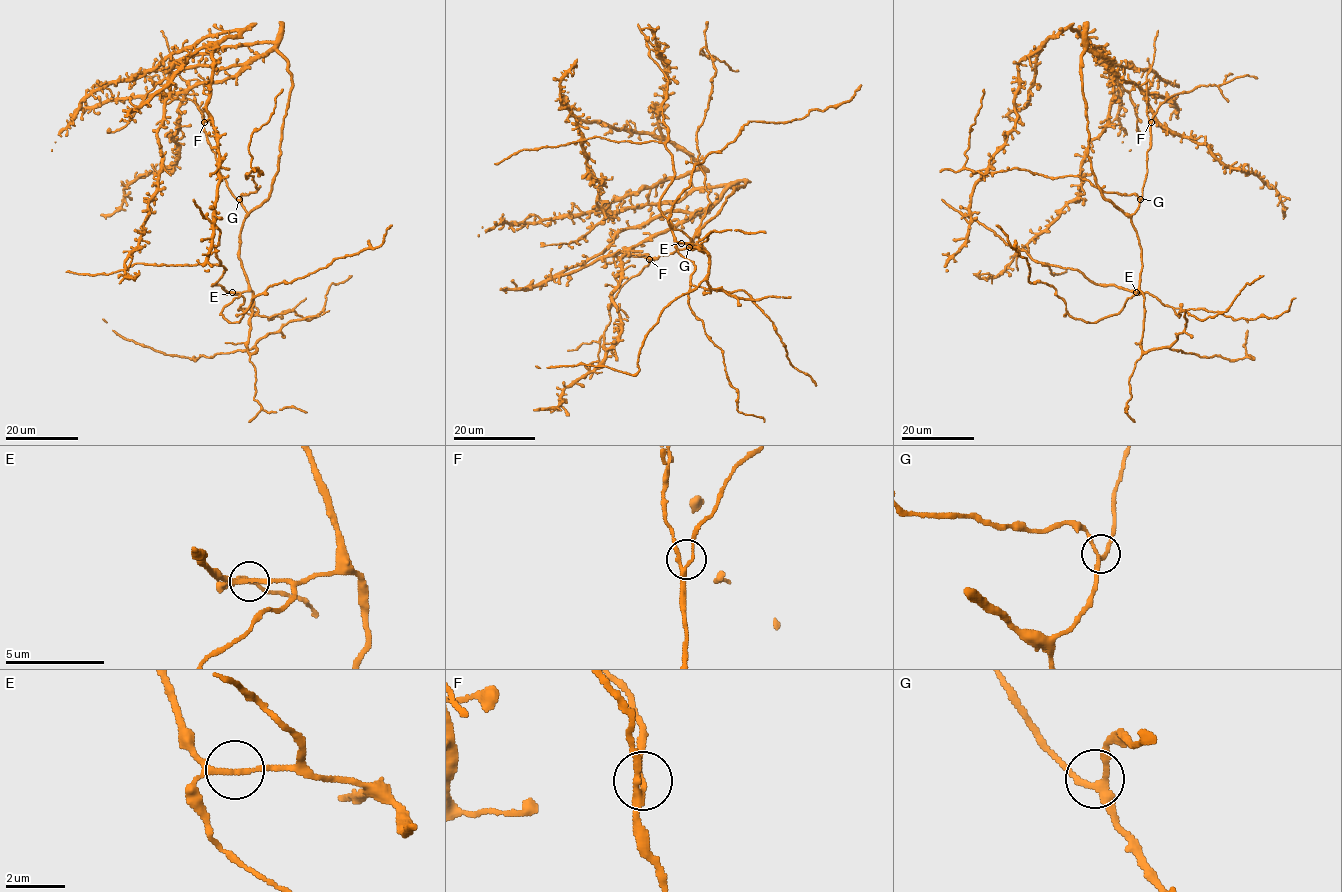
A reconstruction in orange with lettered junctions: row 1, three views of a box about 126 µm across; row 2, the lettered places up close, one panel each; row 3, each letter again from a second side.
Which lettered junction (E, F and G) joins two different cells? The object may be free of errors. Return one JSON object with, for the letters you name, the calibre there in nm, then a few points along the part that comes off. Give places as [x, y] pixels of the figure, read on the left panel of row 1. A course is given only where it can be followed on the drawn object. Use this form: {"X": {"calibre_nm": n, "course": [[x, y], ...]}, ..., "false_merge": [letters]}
{"false_merge": []}

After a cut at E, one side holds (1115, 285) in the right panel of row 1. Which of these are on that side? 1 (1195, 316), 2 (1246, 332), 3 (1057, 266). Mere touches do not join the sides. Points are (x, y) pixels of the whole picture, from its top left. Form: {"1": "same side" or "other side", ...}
{"1": "same side", "2": "other side", "3": "same side"}

